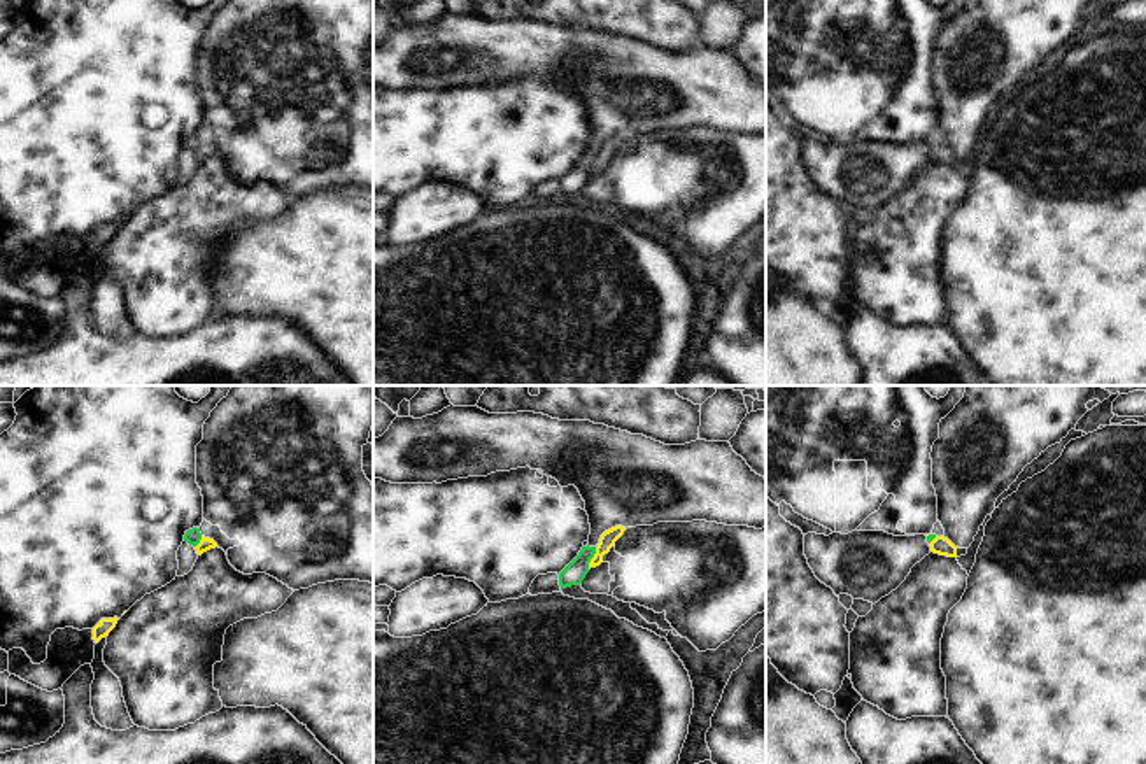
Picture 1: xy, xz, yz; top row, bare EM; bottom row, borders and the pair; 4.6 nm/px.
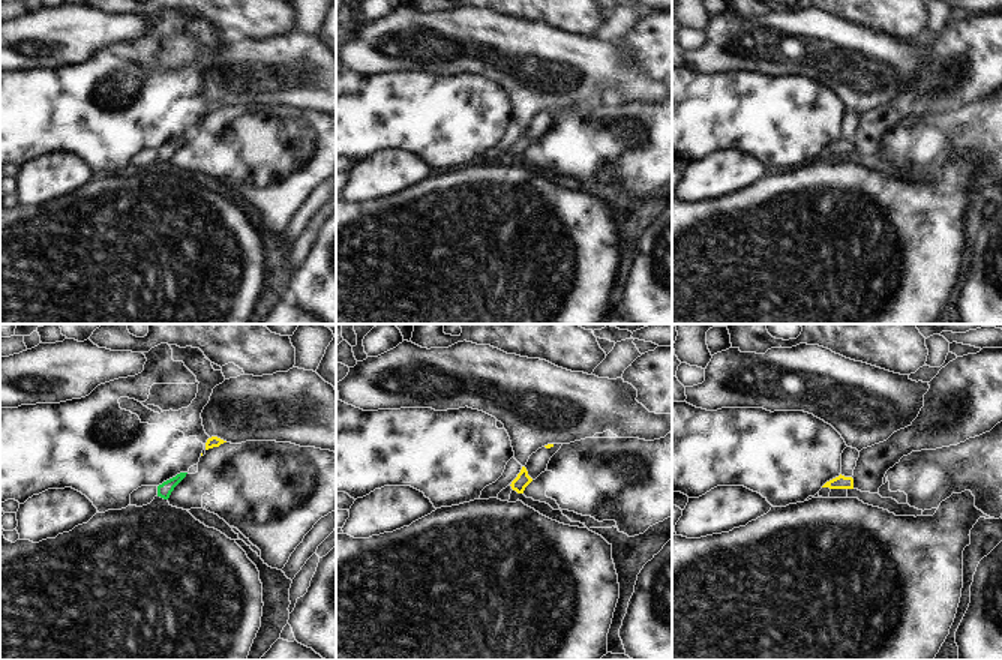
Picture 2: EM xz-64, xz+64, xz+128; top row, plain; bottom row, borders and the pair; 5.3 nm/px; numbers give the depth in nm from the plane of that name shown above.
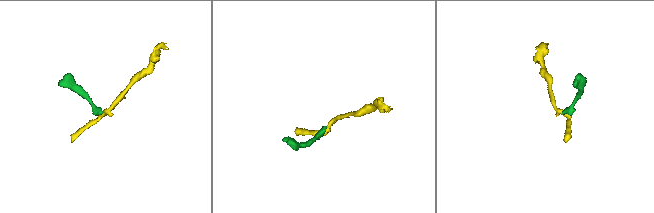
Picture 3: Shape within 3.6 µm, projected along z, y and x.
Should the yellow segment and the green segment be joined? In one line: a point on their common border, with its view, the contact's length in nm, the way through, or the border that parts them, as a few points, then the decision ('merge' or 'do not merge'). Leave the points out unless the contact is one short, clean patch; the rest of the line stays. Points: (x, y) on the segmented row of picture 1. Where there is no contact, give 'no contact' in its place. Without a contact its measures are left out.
meets yellow in xz at (593, 558); contact 110 nm long; border along xz (596, 547), (587, 568); do not merge

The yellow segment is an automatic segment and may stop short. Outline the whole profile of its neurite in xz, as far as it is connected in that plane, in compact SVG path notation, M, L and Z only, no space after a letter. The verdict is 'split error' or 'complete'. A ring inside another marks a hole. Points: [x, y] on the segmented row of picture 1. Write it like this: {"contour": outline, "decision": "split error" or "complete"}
{"contour": "M615 526L601 534L596 554L589 562L589 569L603 562L603 555L608 554L612 547L615 547L615 541L624 534L624 531L626 527Z", "decision": "complete"}

